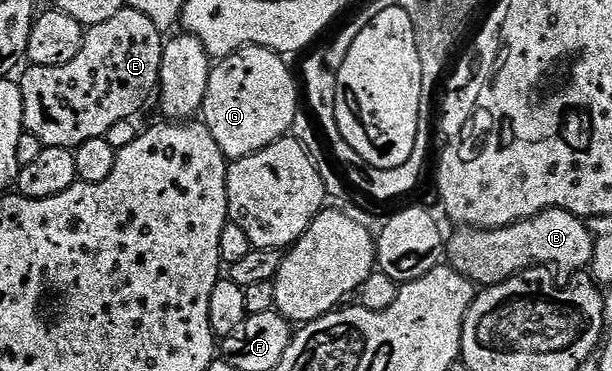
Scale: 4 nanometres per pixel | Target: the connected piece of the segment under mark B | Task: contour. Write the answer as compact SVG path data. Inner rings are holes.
M549 208L506 228L458 229L452 238L450 235L445 254L450 267L464 272L474 285L486 288L502 284L524 268L534 266L558 264L561 268L577 268L573 270L588 269L593 263L594 243L595 237L582 217L562 208Z

